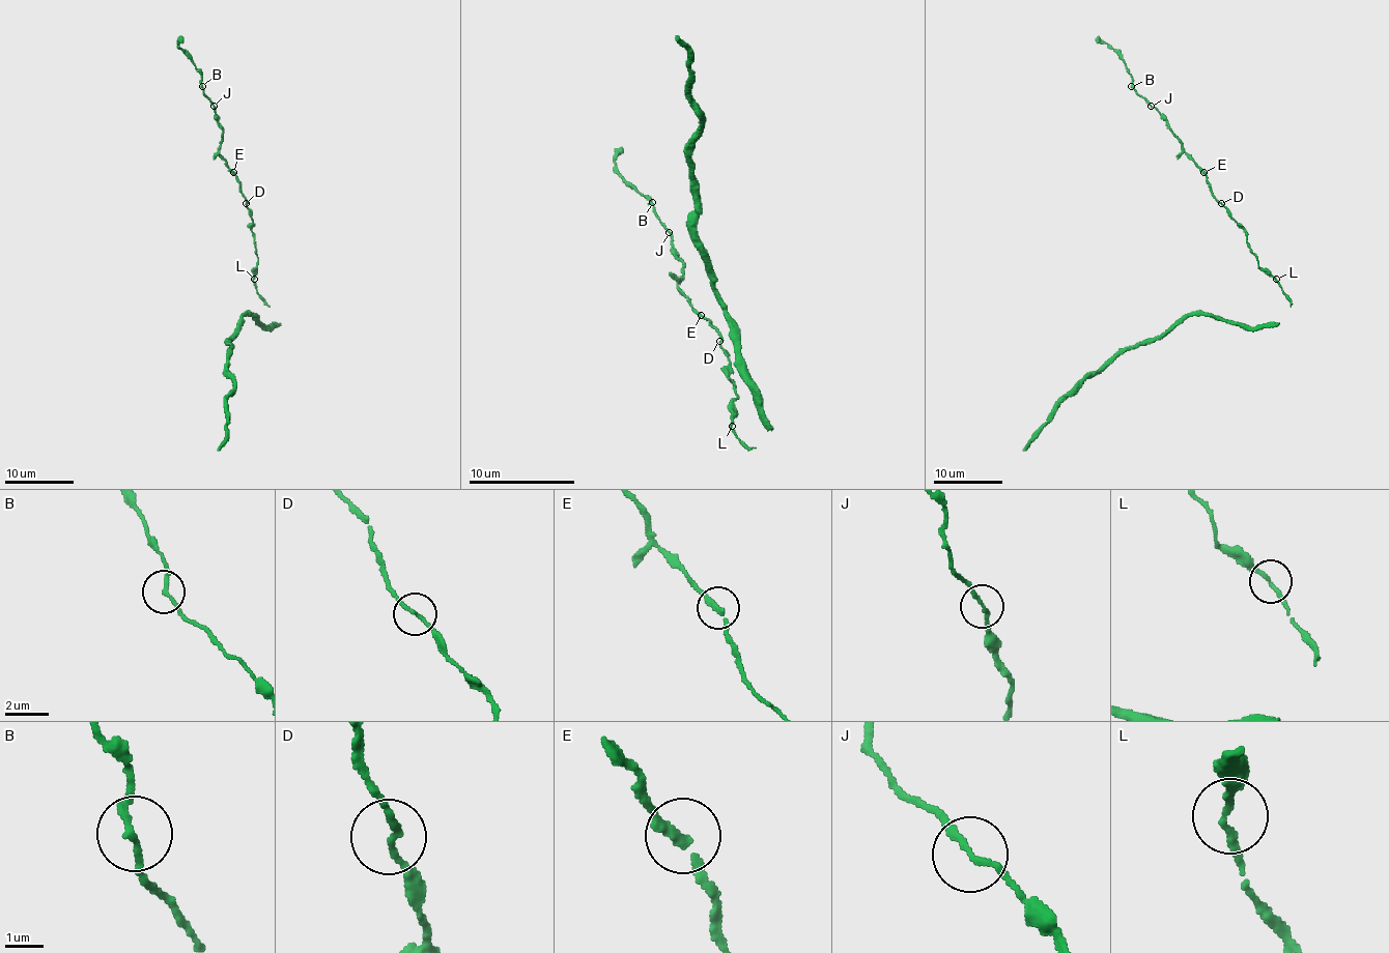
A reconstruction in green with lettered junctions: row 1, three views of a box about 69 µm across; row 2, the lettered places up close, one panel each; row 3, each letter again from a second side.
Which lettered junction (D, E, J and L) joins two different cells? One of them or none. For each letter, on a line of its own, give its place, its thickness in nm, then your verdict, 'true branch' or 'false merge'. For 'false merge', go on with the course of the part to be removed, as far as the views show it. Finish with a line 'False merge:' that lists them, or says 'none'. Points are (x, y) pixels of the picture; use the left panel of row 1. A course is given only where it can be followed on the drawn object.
D: at (246, 203); 160 nm thick; true branch
E: at (233, 172); 200 nm thick; true branch
J: at (214, 106); 160 nm thick; true branch
L: at (254, 279); 180 nm thick; true branch
False merge: none

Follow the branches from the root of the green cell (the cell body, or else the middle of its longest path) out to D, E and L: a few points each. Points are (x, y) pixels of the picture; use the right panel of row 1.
D: (1286, 298), (1279, 283), (1258, 265), (1243, 228), (1221, 203)
E: (1286, 298), (1279, 283), (1258, 265), (1247, 241), (1247, 233), (1214, 197), (1203, 172)
L: (1286, 298), (1276, 279)

